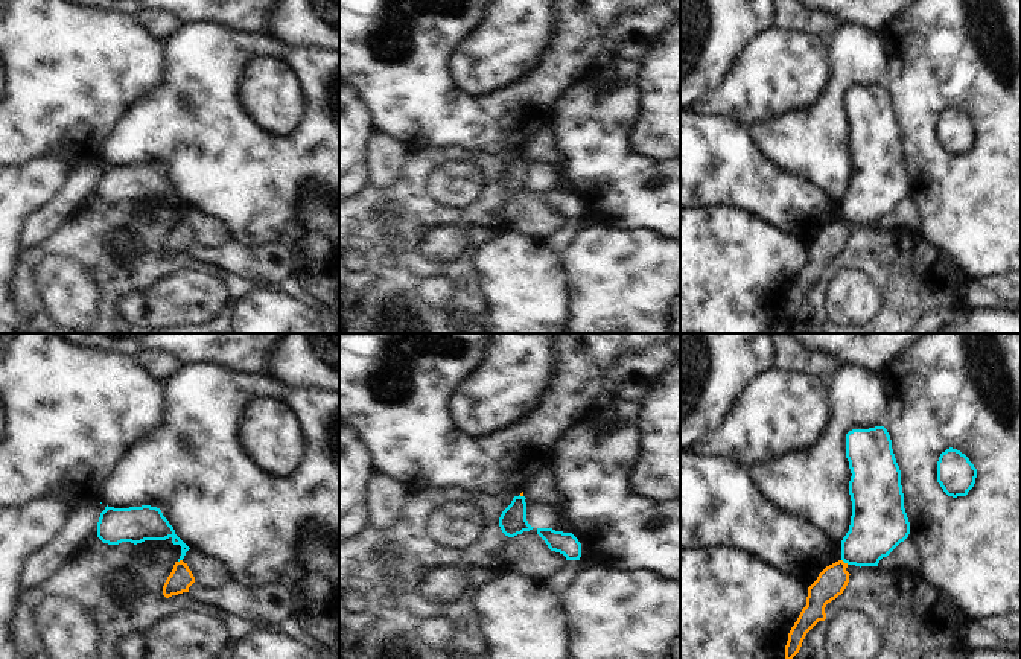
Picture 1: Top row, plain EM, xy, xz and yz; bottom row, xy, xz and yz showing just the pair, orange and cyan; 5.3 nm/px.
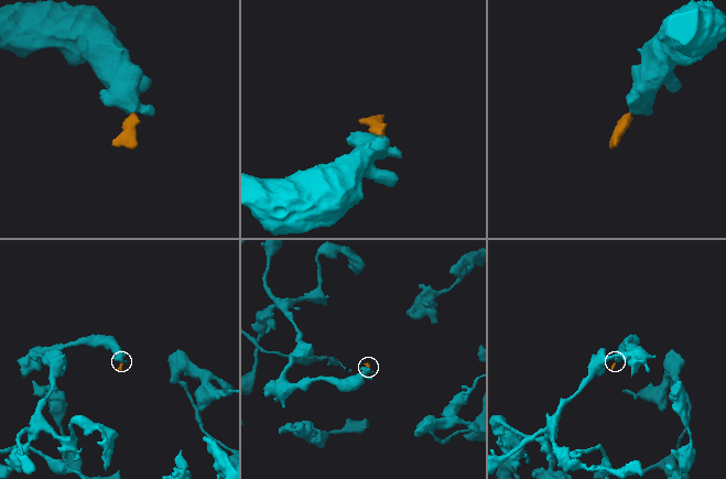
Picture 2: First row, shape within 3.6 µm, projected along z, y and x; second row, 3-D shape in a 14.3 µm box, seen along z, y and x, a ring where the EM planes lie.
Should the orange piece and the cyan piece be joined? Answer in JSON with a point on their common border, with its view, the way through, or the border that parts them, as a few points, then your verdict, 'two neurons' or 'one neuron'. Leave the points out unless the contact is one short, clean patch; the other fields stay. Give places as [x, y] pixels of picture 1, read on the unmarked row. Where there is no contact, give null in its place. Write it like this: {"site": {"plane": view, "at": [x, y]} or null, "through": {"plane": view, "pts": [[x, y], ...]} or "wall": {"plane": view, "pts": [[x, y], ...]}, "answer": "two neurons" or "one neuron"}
{"site": {"plane": "yz", "at": [843, 221]}, "wall": {"plane": "yz", "pts": [[842, 218], [848, 222]]}, "answer": "two neurons"}

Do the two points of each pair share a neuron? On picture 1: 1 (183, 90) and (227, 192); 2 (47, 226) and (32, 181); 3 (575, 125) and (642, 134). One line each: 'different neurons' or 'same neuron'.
1: same neuron
2: different neurons
3: different neurons

